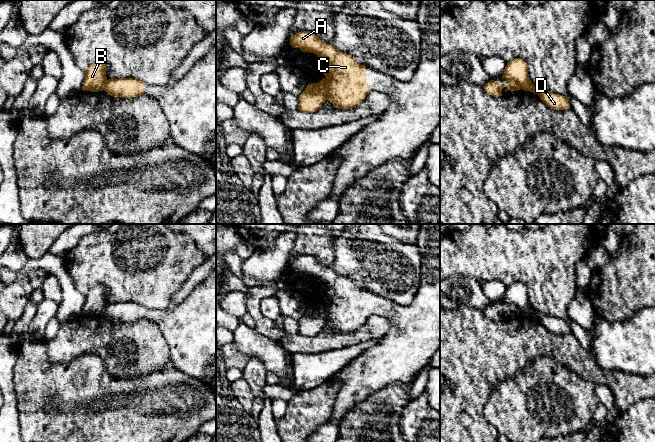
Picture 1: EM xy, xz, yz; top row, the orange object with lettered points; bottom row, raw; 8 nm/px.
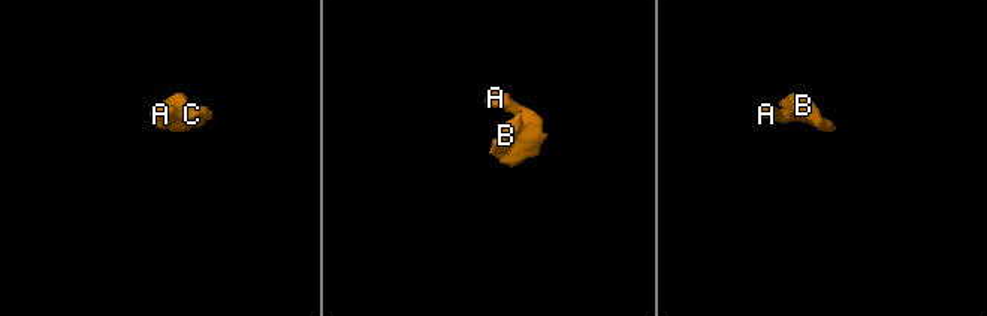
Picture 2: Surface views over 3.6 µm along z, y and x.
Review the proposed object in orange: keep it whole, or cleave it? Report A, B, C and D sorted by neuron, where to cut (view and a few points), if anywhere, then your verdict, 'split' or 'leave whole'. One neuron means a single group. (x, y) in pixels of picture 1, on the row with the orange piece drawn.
groups A C D / B; cut yz (509, 79), (517, 82), (522, 87), (533, 86), (536, 88); split

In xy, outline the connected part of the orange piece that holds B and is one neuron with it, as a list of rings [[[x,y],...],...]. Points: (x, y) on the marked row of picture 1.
[[[97,61],[85,70],[82,90],[91,92],[102,91],[104,90],[106,81],[106,65],[100,61]]]

